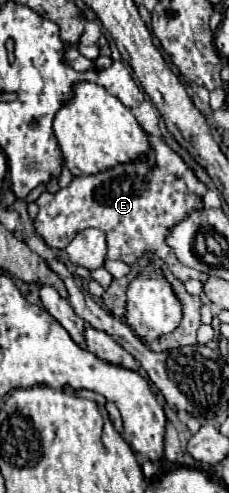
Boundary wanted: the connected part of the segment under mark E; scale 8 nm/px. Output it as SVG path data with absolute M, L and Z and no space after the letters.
M148 134L148 142L148 152L134 162L118 164L110 170L102 170L102 174L74 176L68 188L60 188L54 194L42 192L36 200L40 206L40 212L34 220L36 234L40 234L50 248L62 250L78 232L86 228L98 228L108 240L108 260L134 264L146 252L154 252L180 282L186 282L192 278L192 270L178 262L166 244L166 232L192 210L202 208L206 186L164 142L164 138Z

